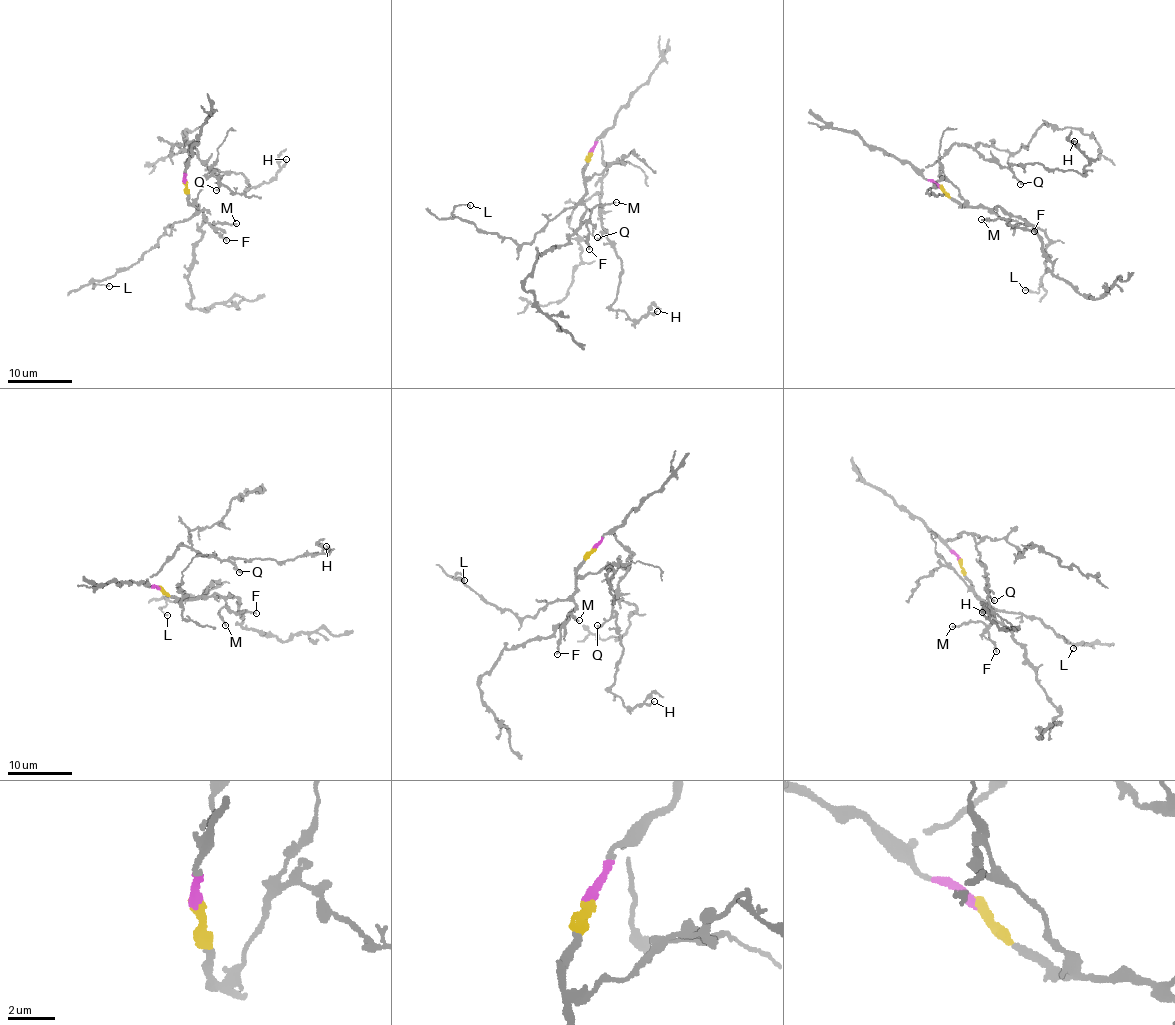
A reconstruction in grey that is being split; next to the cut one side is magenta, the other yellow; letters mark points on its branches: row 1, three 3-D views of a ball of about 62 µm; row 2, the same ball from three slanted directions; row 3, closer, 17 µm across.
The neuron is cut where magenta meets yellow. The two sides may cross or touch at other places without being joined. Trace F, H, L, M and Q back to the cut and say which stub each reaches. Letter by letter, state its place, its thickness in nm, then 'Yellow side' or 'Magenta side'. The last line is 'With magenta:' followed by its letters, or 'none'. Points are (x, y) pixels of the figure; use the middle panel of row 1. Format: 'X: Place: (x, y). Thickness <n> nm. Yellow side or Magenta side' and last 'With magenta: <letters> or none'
F: Place: (589, 249). Thickness 180 nm. Yellow side
H: Place: (657, 311). Thickness 170 nm. Magenta side
L: Place: (470, 205). Thickness 110 nm. Yellow side
M: Place: (616, 202). Thickness 140 nm. Yellow side
Q: Place: (597, 237). Thickness 180 nm. Magenta side
With magenta: H, Q

